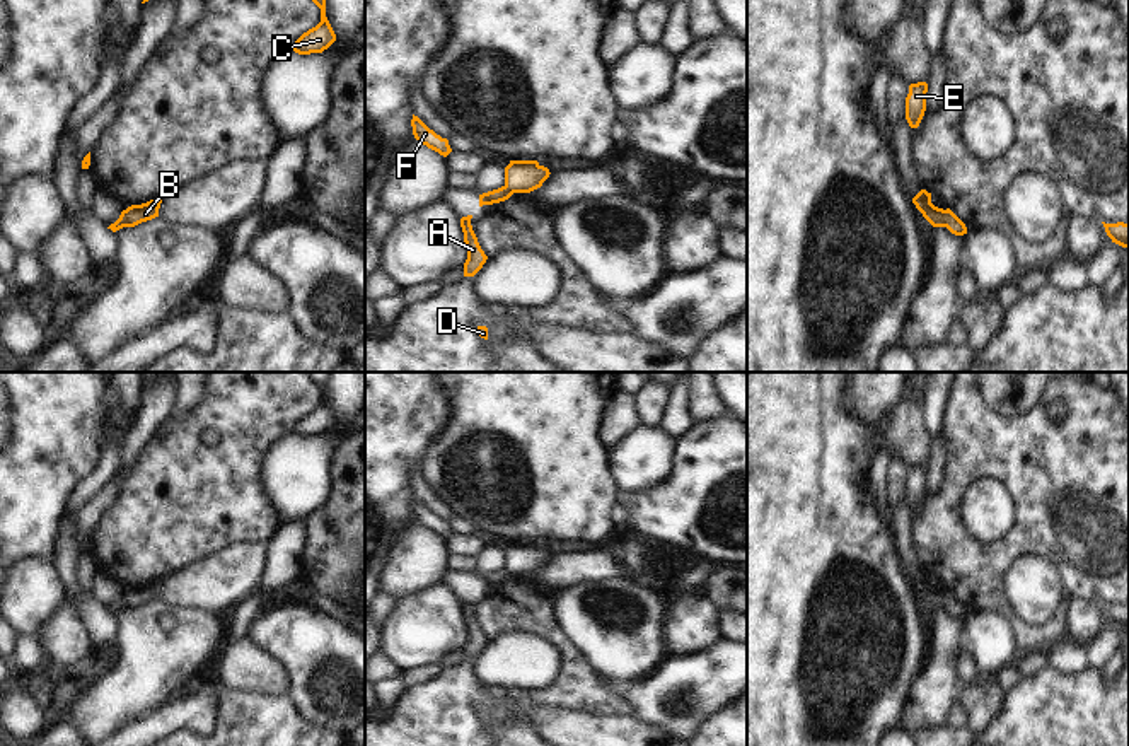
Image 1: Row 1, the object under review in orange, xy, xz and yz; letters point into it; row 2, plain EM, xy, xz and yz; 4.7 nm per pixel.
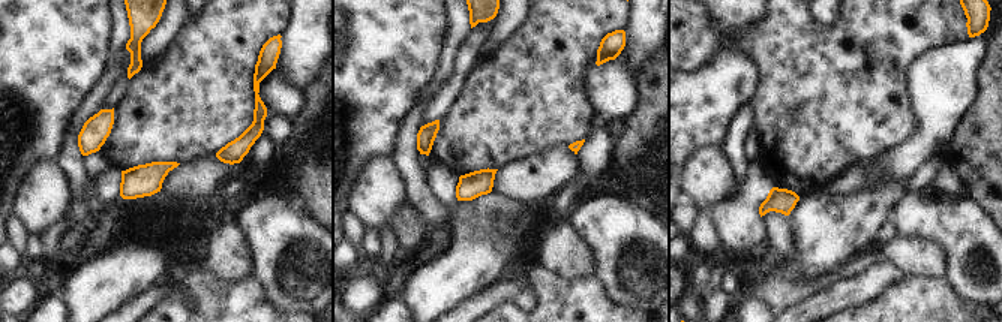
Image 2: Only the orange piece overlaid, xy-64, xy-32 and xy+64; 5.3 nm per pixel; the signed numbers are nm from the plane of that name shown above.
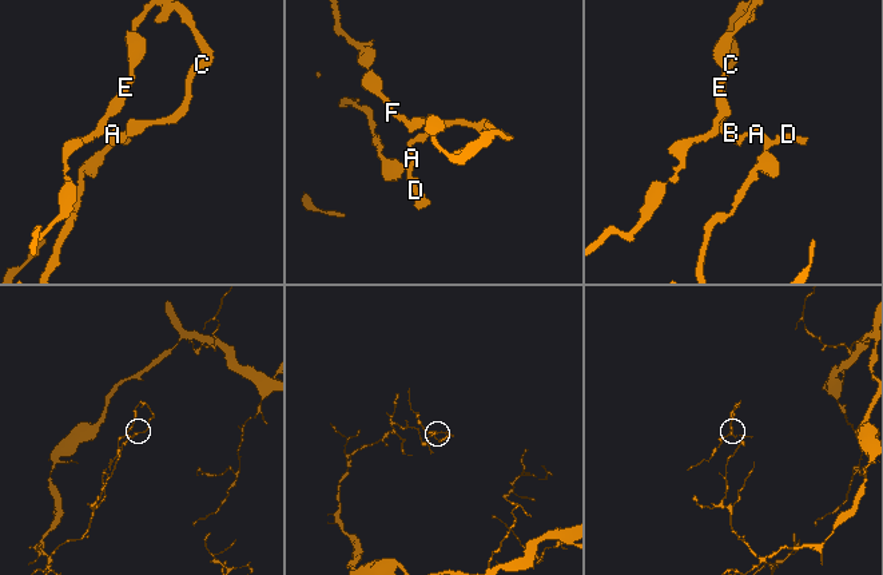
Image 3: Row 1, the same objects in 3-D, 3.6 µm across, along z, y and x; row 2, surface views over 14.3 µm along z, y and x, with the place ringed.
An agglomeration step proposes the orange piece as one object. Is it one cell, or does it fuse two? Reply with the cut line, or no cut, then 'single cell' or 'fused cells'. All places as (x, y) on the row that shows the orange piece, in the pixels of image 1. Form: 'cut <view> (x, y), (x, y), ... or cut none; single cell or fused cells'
cut xy (123, 210), (127, 226); fused cells

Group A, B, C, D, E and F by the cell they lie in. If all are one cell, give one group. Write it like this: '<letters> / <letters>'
A D / B C E F

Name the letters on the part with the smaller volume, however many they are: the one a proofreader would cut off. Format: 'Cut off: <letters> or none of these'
Cut off: B, C, E, F

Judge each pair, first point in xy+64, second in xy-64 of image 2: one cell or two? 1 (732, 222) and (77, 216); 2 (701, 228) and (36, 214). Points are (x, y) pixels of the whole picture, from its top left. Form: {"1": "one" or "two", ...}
{"1": "two", "2": "two"}

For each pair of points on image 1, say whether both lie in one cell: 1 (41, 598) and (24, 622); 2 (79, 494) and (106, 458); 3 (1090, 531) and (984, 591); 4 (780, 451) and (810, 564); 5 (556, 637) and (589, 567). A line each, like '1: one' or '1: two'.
1: one
2: one
3: one
4: one
5: two

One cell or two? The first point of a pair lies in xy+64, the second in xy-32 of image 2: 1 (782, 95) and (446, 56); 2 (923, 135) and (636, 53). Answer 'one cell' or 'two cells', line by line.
1: two cells
2: two cells

